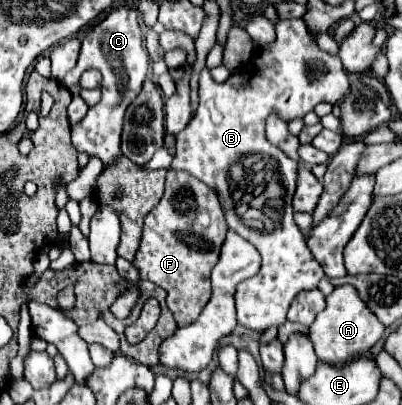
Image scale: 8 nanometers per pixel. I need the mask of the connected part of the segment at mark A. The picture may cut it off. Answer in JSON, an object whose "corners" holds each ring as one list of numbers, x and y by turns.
{"corners":[[341,285,335,287,333,293,327,297,327,307,317,313,313,325,309,327,309,339,313,341,319,361,335,365,351,361,353,357,369,351,383,337,383,331,385,327,373,315,373,311,359,299,357,289,353,289,353,285]]}

